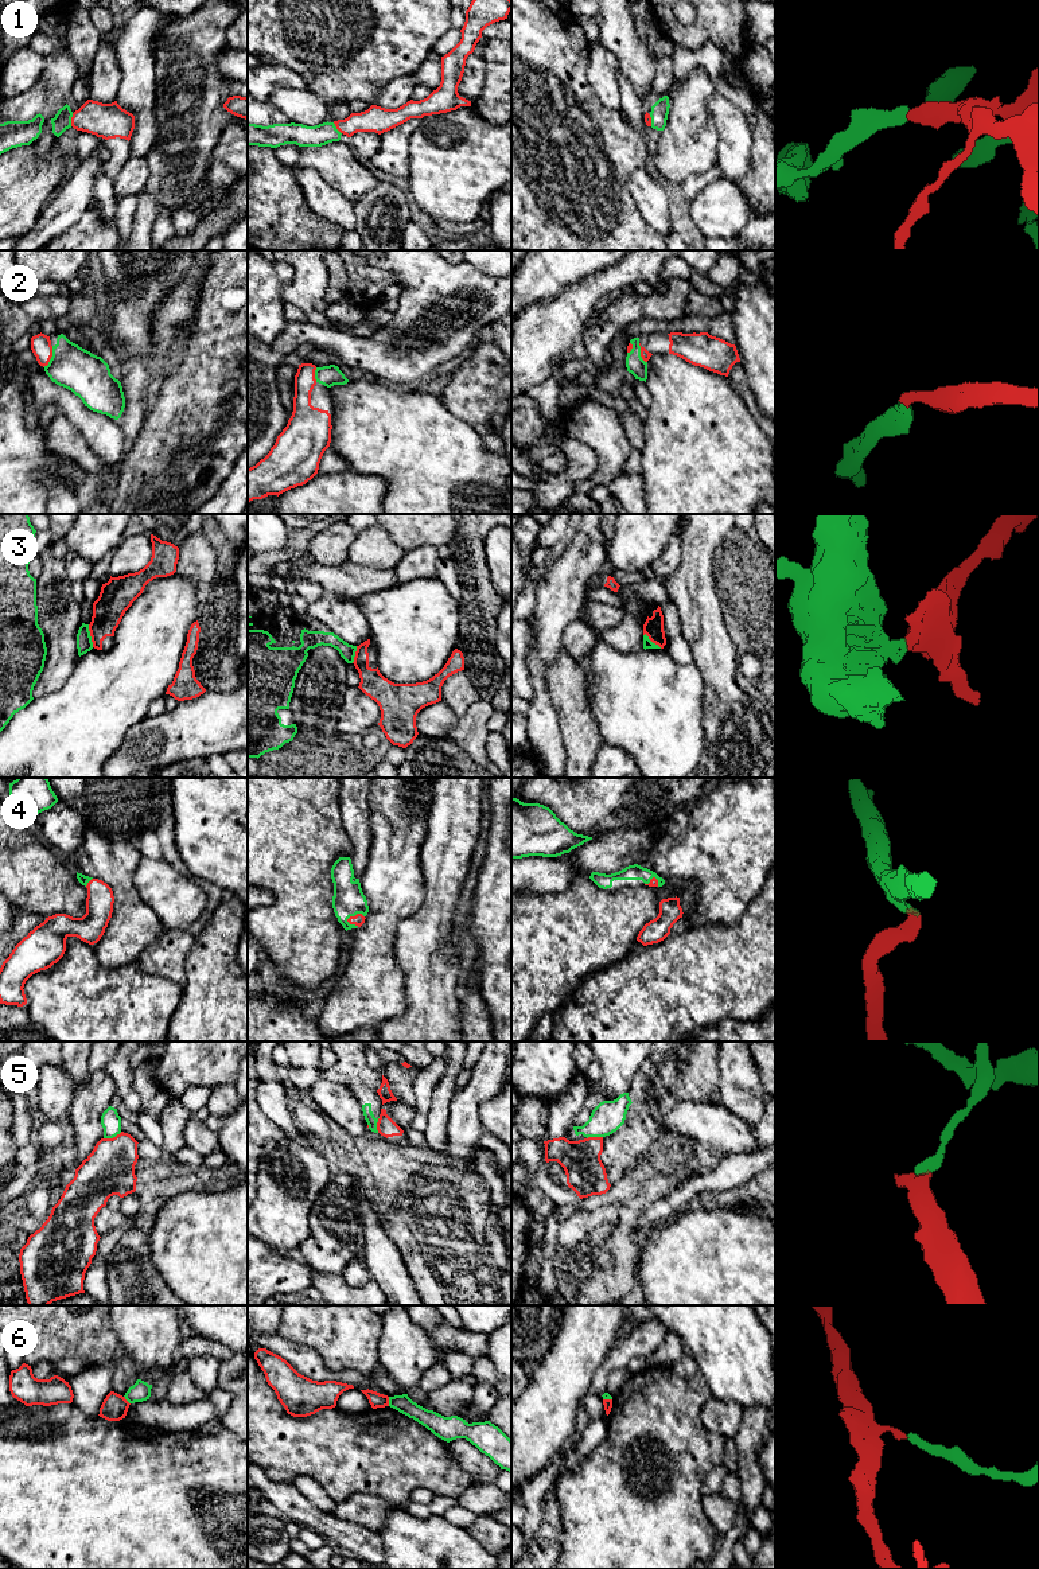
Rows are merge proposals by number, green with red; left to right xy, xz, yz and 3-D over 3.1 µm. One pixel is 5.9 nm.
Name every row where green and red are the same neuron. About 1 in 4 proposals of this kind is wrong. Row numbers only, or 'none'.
1, 2, 4

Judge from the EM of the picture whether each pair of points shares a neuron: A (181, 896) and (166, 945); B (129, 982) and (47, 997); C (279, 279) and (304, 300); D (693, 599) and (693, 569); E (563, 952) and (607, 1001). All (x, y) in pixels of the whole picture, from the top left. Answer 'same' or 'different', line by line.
A: different
B: same
C: different
D: same
E: different

